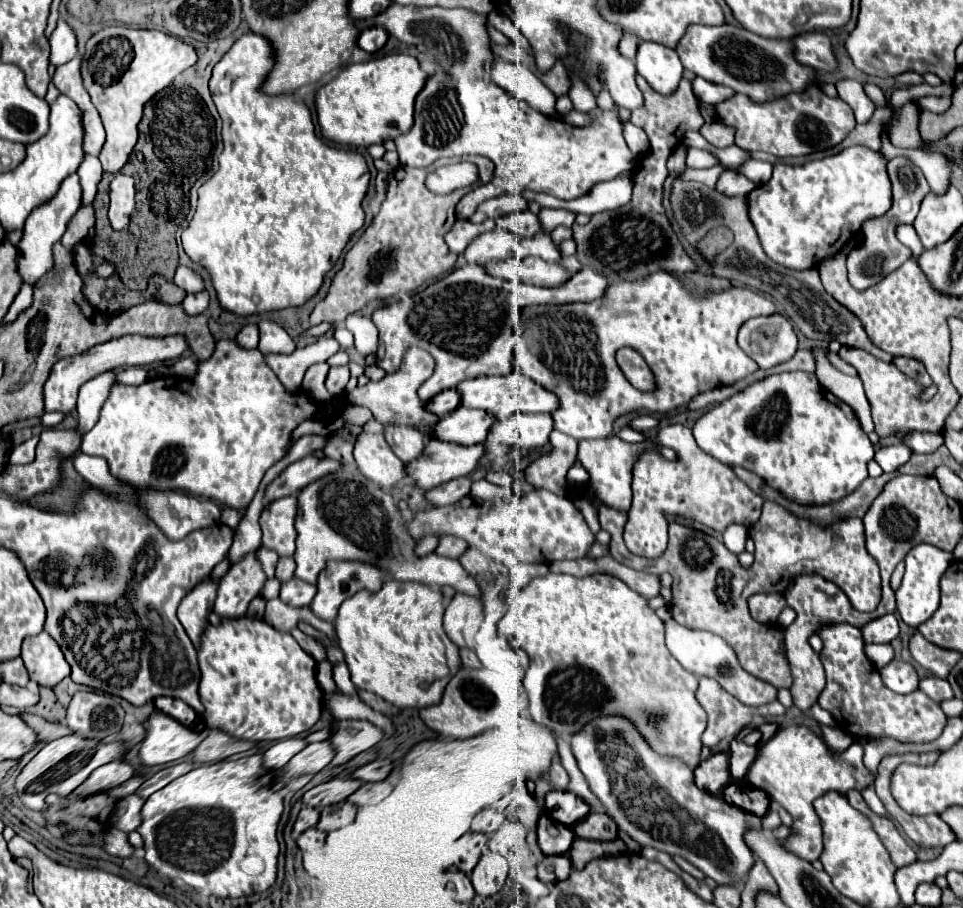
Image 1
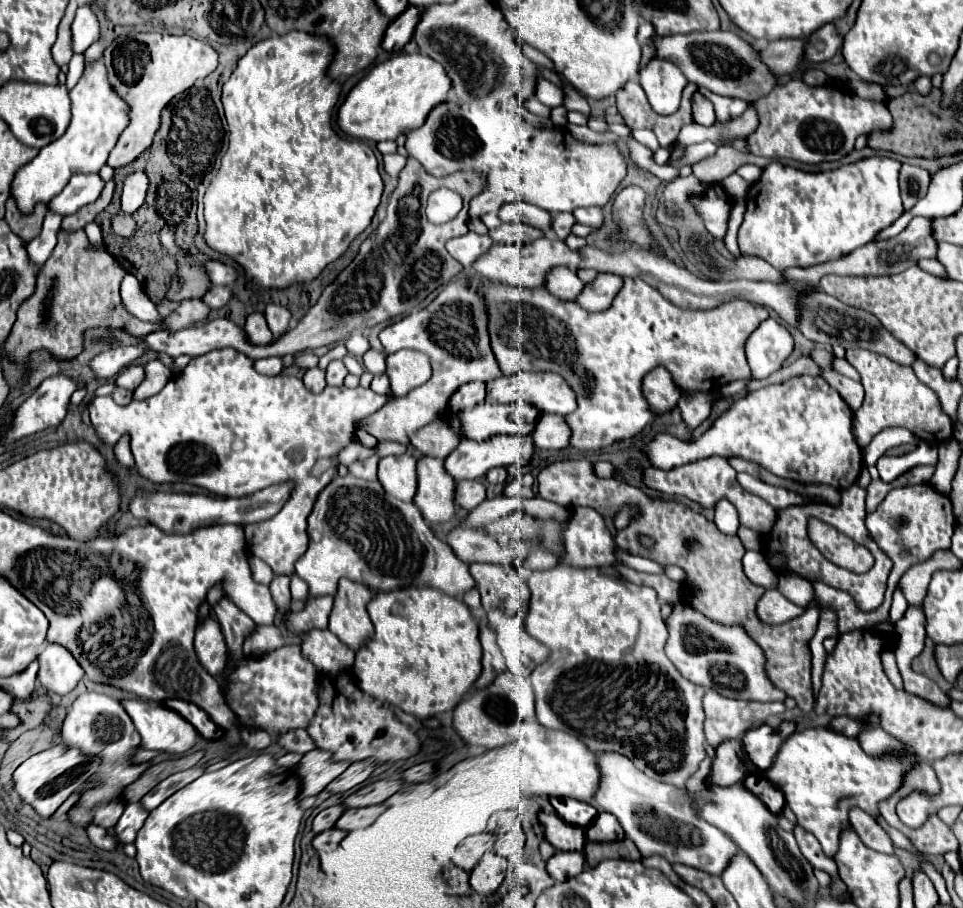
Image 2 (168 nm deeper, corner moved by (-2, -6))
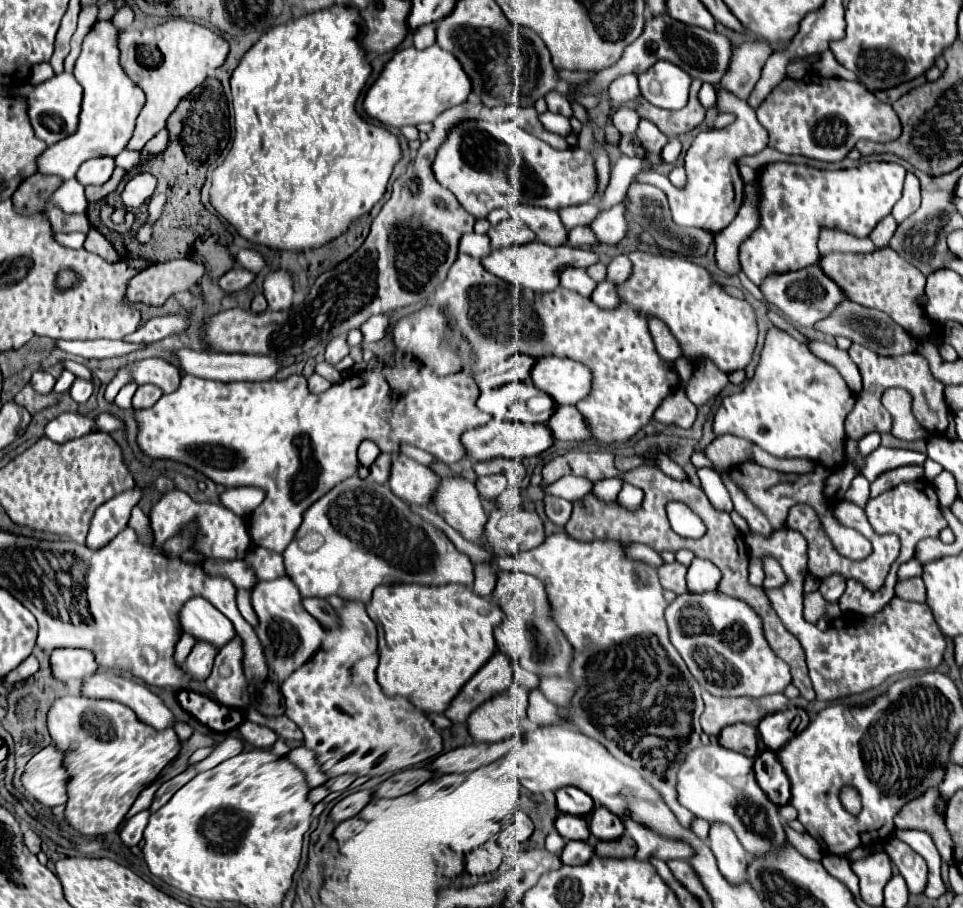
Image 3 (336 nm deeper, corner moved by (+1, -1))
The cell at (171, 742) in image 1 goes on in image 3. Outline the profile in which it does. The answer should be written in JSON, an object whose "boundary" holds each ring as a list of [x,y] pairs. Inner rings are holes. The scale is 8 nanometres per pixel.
{"boundary":[[[97,672],[81,680],[79,692],[87,698],[95,700],[117,700],[125,706],[129,706],[139,720],[145,724],[163,730],[173,726],[173,712],[163,704],[163,700],[153,694],[147,686],[119,674],[111,672]]]}

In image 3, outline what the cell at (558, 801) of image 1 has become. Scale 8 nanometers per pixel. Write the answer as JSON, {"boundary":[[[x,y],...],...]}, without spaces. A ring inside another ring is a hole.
{"boundary":[[[561,788],[557,790],[557,806],[565,814],[585,816],[593,810],[593,800],[579,788]]]}

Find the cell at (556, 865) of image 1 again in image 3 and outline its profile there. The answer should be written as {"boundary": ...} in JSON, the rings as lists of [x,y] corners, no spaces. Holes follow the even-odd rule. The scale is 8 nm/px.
{"boundary":[[[569,840],[559,856],[561,856],[563,864],[583,864],[595,856],[595,848],[589,842]]]}

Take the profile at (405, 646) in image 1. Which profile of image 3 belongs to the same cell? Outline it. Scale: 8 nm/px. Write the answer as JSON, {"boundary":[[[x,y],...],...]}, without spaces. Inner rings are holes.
{"boundary":[[[463,584],[377,586],[371,602],[367,604],[367,614],[379,630],[377,682],[387,696],[405,696],[423,712],[447,710],[451,698],[455,698],[455,694],[459,694],[465,682],[495,654],[497,644],[493,630],[503,620],[503,610],[495,602],[475,594],[469,586]]]}

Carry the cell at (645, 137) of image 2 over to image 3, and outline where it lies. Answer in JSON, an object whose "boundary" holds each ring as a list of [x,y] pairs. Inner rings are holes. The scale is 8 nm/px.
{"boundary":[[[641,120],[639,122],[639,128],[637,128],[637,138],[639,138],[639,142],[641,142],[641,146],[647,150],[647,152],[655,152],[655,154],[659,154],[661,152],[661,148],[667,144],[667,136],[665,134],[661,134],[661,130],[655,126],[655,124],[651,124],[649,120]]]}

